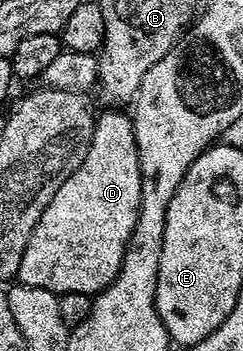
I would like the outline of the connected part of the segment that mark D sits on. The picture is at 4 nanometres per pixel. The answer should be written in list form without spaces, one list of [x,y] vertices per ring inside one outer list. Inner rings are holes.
[[[105,110],[96,117],[87,158],[79,162],[75,174],[55,190],[55,198],[43,210],[16,279],[27,286],[55,293],[87,294],[102,292],[121,270],[125,251],[141,209],[139,150],[135,146],[132,119],[121,110]]]

